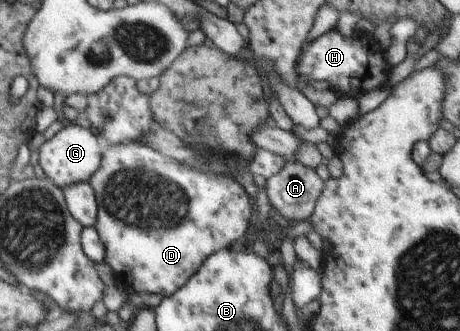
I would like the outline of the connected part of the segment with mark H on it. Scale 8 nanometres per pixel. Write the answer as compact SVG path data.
M329 31L319 35L317 39L303 45L297 63L298 77L313 79L319 86L333 89L342 96L358 98L363 93L389 86L387 79L392 67L389 67L385 59L384 51L379 47L377 39L367 35L354 34L343 37L341 33Z

